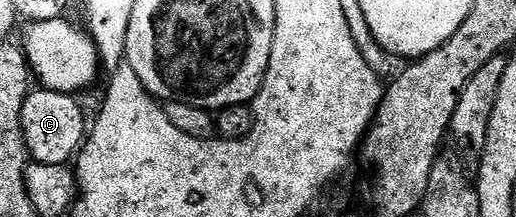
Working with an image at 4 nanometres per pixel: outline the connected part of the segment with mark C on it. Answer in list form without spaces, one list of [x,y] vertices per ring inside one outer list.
[[[44,87],[30,92],[23,103],[21,130],[28,156],[39,163],[63,165],[74,160],[87,136],[87,117],[76,96],[56,93]]]

